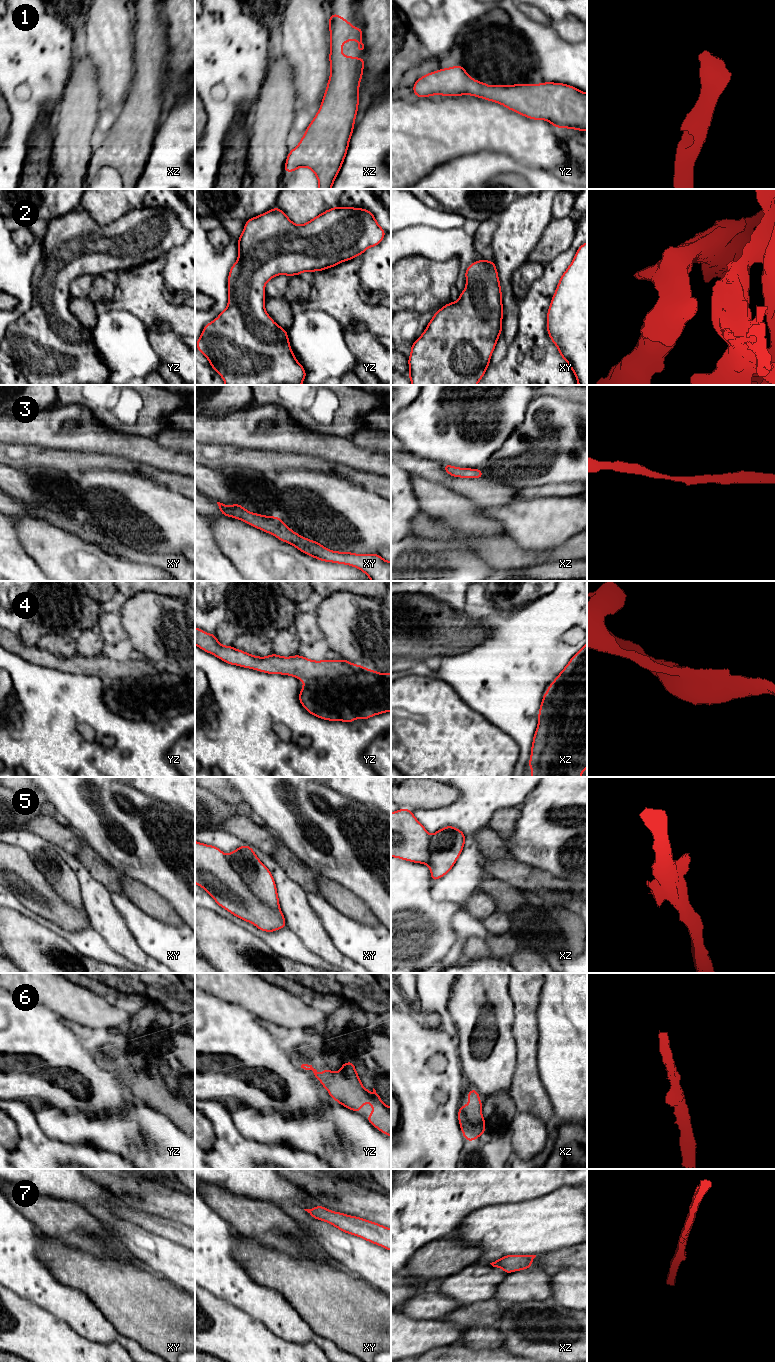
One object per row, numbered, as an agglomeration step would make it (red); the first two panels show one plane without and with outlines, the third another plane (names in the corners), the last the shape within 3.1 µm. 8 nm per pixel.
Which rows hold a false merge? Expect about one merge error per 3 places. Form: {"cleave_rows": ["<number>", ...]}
{"cleave_rows": ["4", "5"]}

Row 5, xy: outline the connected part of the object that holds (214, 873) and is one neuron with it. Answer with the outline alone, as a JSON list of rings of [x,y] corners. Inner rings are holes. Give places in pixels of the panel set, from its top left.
[[[195,841],[195,883],[208,892],[219,906],[254,924],[259,930],[273,932],[287,927],[282,911],[268,907],[256,897],[234,870],[227,856],[216,846]]]

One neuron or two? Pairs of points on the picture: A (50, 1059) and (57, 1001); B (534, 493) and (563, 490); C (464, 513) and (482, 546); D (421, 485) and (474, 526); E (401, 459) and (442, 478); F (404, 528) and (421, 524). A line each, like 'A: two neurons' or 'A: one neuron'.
A: two neurons
B: one neuron
C: two neurons
D: one neuron
E: one neuron
F: two neurons

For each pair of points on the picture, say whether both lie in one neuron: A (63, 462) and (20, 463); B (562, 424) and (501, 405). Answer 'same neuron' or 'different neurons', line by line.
A: same neuron
B: different neurons

